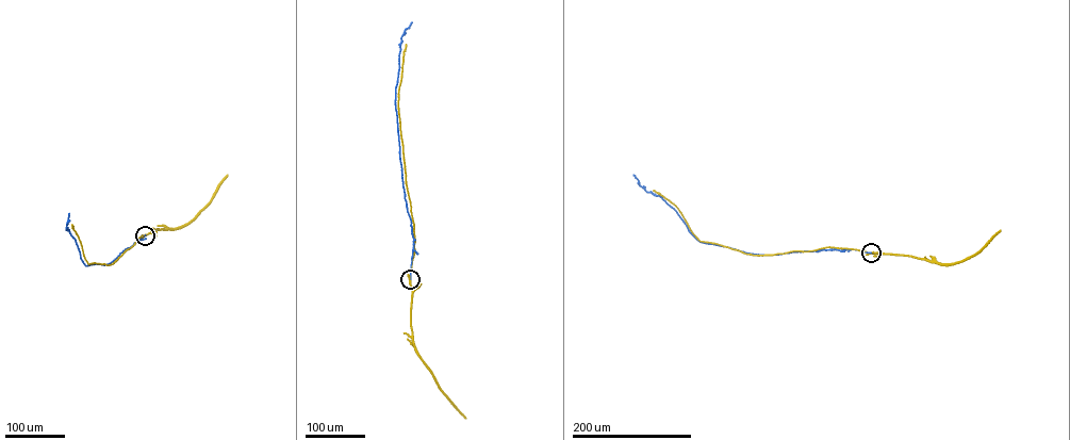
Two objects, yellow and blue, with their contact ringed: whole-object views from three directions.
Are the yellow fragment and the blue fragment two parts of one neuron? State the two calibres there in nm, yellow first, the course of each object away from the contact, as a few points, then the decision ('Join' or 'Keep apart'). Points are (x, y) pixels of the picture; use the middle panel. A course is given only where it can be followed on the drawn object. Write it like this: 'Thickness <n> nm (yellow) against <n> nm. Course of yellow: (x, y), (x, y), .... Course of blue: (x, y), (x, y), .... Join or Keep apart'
Thickness 600 nm (yellow) against 360 nm. Course of yellow: (410, 279), (411, 329), (416, 351). Course of blue: (410, 279), (413, 238), (402, 186), (395, 101), (401, 37), (412, 22). Keep apart

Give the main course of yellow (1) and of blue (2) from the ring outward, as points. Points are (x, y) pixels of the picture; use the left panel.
1: (145, 235), (157, 229), (170, 228)
2: (145, 235), (110, 263), (85, 265), (75, 239), (66, 228), (69, 213)

